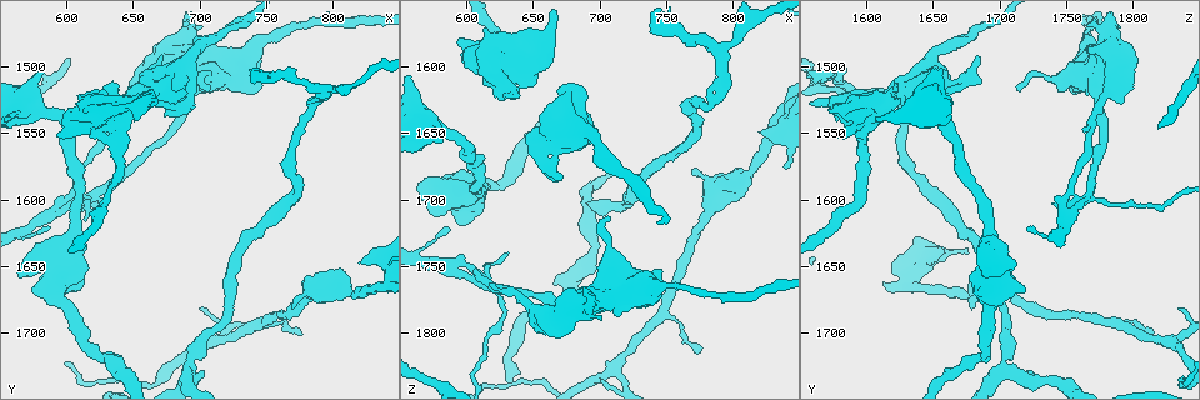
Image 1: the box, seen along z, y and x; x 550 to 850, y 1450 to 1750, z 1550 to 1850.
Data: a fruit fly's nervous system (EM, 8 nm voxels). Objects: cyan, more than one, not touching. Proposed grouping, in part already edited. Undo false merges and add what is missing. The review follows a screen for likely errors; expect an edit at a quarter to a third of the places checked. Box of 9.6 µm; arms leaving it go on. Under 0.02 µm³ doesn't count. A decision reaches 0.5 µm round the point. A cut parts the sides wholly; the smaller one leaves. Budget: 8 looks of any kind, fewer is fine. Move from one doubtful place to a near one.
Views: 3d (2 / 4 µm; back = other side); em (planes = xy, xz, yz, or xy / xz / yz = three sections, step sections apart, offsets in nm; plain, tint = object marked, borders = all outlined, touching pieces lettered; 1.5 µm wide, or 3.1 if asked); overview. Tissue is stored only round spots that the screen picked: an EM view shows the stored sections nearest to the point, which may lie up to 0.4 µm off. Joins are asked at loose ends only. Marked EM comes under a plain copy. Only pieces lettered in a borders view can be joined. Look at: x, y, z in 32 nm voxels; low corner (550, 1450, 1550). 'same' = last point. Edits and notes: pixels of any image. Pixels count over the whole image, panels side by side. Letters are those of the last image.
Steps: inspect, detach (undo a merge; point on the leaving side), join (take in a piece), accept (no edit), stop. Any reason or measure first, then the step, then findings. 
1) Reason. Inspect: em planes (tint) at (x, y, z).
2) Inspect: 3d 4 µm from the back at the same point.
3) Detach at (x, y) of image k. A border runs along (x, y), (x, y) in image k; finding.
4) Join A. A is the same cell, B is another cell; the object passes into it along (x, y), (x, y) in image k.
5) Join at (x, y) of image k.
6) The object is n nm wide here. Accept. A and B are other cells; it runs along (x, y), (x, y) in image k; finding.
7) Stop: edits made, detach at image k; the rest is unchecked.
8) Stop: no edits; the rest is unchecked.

An open end. Inspect: 3d 2 µm at (674, 1492, 1684).

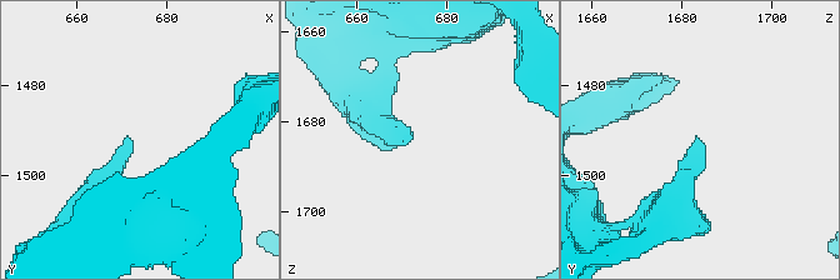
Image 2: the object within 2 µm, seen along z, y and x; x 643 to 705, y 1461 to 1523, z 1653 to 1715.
Inspect: em planes (borders) at (672, 1493, 1684).

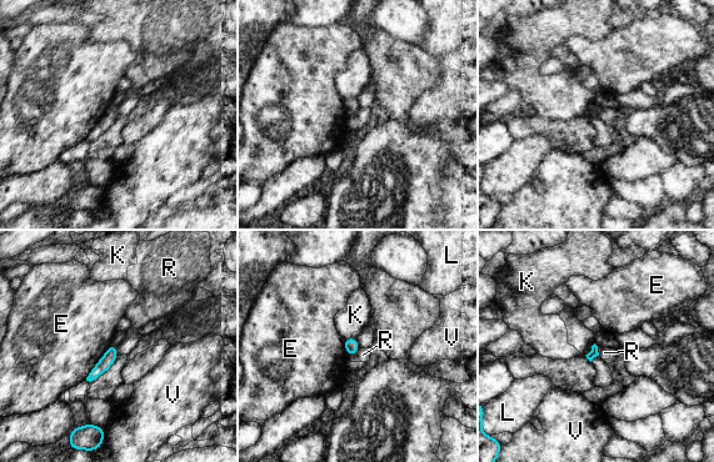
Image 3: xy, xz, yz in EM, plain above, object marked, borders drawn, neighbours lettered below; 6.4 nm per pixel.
Accept. E, K, L, R and V are other cells; a border runs along (359, 348), (349, 356) in image 3; no lettered piece goes on from it.

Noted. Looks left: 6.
An open end. Inspect: em yz step 8 (borders) at (630, 1512, 1622).

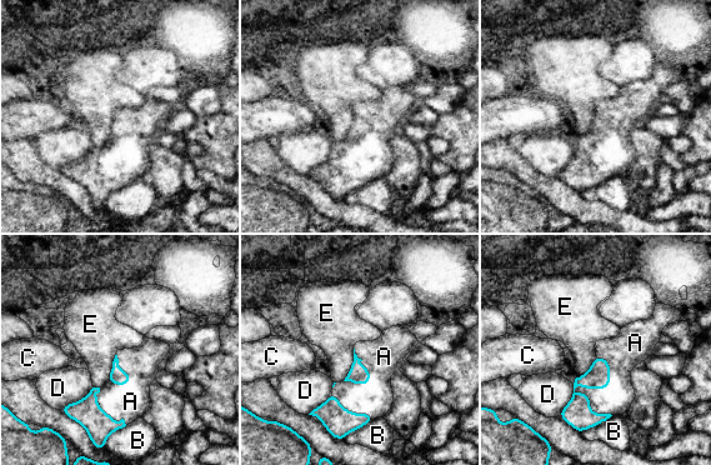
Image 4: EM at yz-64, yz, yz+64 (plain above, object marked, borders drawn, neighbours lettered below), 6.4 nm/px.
The longest contact is with A, 400 nm. Join A. A is the same cell, B, C, D and E are other cells; the neuron continues.

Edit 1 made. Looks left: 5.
Two arms in line, one across. Inspect: 3d 4 µm at (794, 1522, 1598).

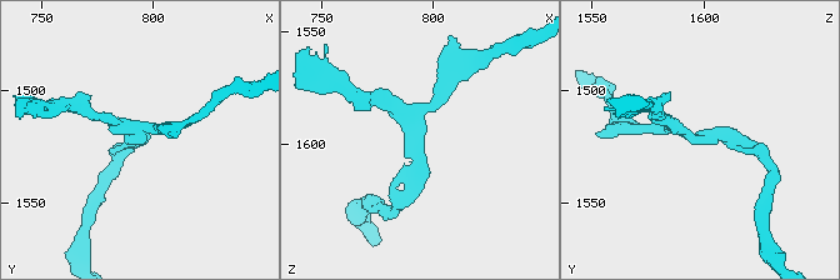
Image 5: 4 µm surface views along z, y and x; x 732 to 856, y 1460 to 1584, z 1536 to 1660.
Need the tissue. Inspect: em xz step 4 (borders) at (792, 1520, 1597).

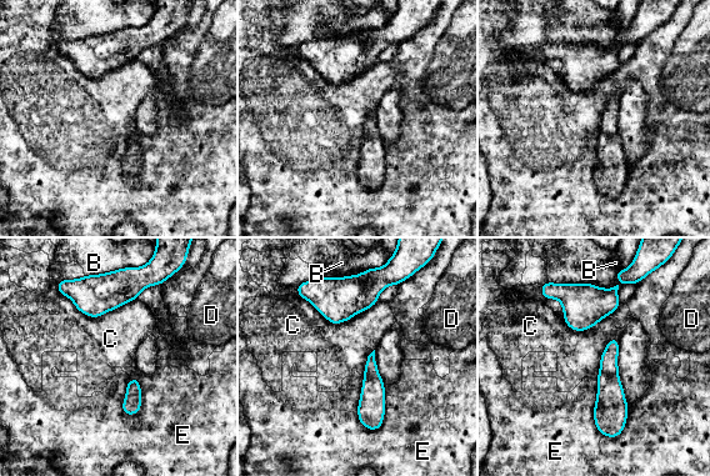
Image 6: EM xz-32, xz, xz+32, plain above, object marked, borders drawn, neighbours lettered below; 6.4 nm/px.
Accept. B, C, D and E are other cells; a border runs along (296, 294), (334, 324), (378, 301) in image 6; continuous, no second neuron.

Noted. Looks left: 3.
Stop: edits made, join at image 4; the rest is unchecked.

